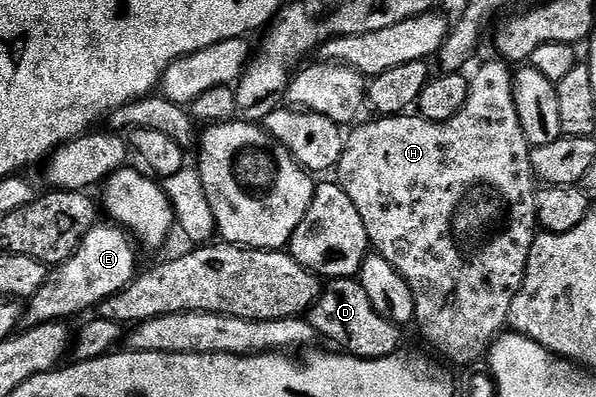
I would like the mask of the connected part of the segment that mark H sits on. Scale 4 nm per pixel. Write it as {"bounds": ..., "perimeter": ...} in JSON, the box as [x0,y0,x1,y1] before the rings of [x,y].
{"bounds":[336,61,540,368],"perimeter":[[[497,61],[484,63],[472,74],[466,106],[456,112],[452,120],[433,122],[421,116],[409,118],[411,115],[403,112],[397,116],[375,117],[375,122],[366,122],[363,126],[355,125],[355,130],[345,135],[346,147],[336,167],[336,181],[344,188],[344,192],[348,192],[352,204],[356,204],[356,212],[360,212],[364,228],[368,228],[373,253],[384,256],[384,260],[388,260],[388,264],[392,264],[392,268],[396,268],[396,272],[404,276],[408,288],[412,288],[416,326],[422,329],[423,336],[447,358],[447,363],[455,362],[456,365],[462,366],[461,368],[473,367],[478,364],[474,362],[480,361],[481,358],[483,361],[489,355],[490,347],[507,329],[512,300],[516,300],[516,292],[520,292],[528,256],[540,230],[536,216],[536,179],[534,166],[530,162],[532,147],[524,136],[524,128],[520,128],[520,116],[516,116],[515,71],[505,61]]]}

